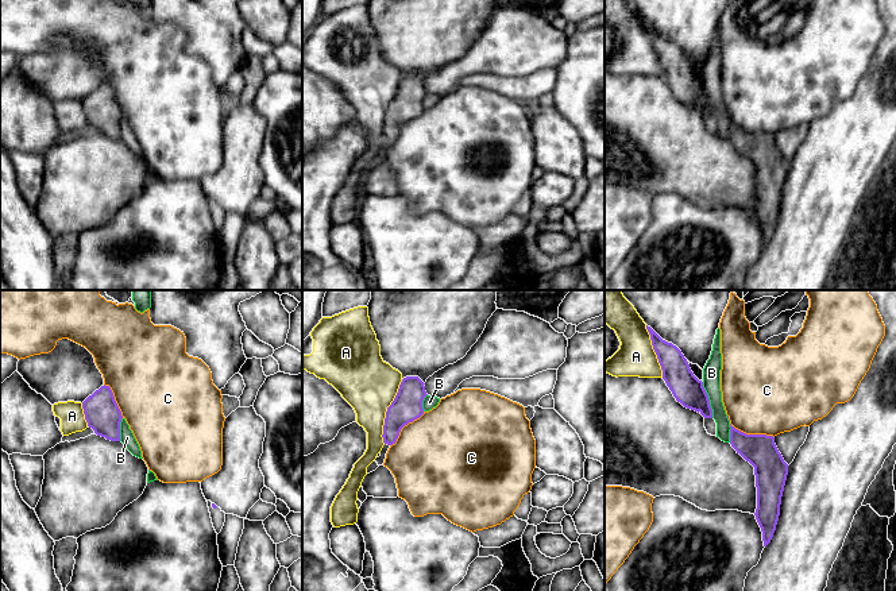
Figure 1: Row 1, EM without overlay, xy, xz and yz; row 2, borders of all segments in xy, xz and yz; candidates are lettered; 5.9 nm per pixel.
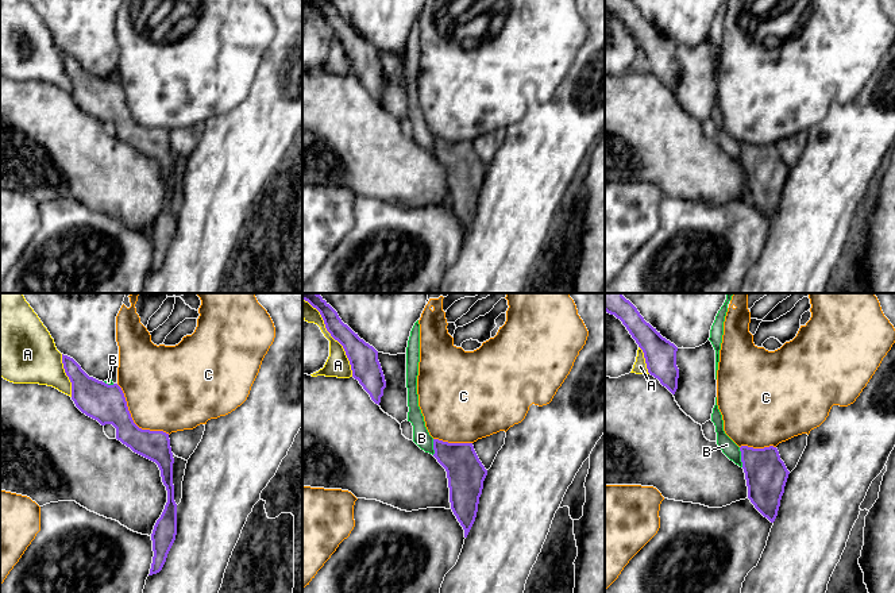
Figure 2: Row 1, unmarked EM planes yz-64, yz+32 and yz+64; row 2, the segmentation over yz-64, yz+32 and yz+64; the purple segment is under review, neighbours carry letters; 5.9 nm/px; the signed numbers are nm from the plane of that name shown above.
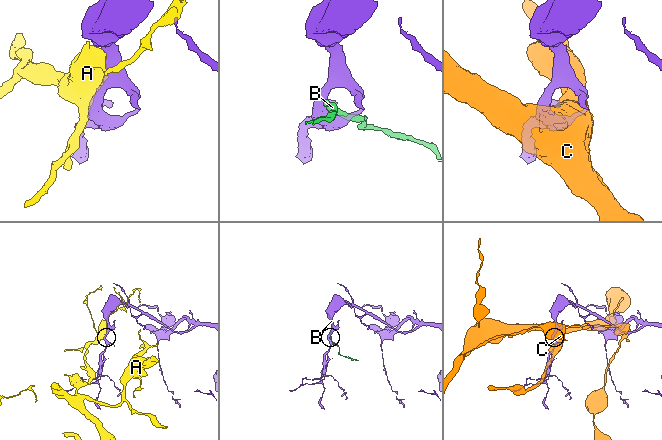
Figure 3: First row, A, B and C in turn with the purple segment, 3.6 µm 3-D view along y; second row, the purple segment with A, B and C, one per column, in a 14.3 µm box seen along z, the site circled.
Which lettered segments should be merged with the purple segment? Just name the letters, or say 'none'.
none

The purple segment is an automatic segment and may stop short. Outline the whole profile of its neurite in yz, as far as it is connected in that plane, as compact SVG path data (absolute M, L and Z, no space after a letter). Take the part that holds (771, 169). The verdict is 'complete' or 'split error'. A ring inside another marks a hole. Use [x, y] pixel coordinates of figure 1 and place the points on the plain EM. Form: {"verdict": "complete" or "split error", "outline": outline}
{"verdict": "complete", "outline": "M731 121L730 125L731 144L754 165L757 185L754 213L762 229L764 244L766 244L779 219L788 162L779 150L773 134L746 132Z"}

